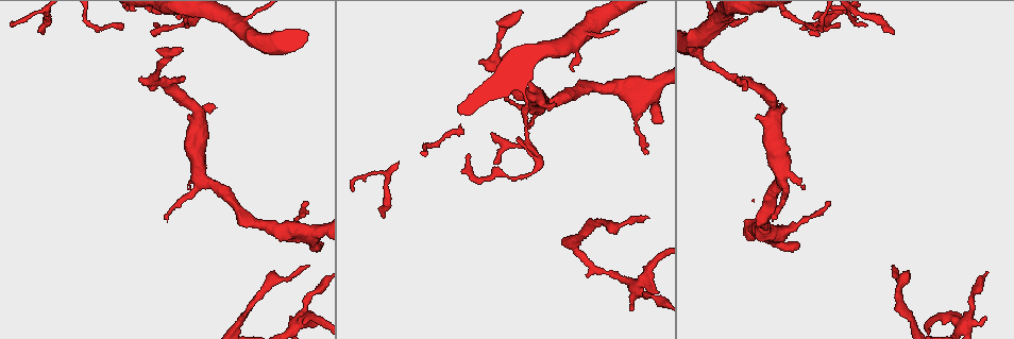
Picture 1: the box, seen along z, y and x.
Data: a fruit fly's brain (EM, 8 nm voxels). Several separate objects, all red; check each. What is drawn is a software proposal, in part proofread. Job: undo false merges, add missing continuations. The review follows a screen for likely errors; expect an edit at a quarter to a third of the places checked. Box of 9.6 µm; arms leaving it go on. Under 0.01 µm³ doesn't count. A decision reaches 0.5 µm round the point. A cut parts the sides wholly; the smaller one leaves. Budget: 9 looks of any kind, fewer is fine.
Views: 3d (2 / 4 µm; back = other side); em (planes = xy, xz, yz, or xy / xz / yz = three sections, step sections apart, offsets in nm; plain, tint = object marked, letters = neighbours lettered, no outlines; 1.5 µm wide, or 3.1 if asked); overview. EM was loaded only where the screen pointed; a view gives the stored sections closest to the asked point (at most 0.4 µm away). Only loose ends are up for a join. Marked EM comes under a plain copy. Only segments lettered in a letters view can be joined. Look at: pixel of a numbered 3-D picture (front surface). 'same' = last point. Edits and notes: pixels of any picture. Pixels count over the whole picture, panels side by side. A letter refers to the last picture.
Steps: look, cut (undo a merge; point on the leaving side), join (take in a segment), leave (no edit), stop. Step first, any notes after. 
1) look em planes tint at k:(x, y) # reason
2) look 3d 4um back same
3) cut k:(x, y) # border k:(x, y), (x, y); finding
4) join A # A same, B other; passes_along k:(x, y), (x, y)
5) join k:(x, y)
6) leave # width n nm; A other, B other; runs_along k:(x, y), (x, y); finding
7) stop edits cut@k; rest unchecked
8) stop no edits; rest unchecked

look em xz step 8 letters at 1:(572, 69) # free end

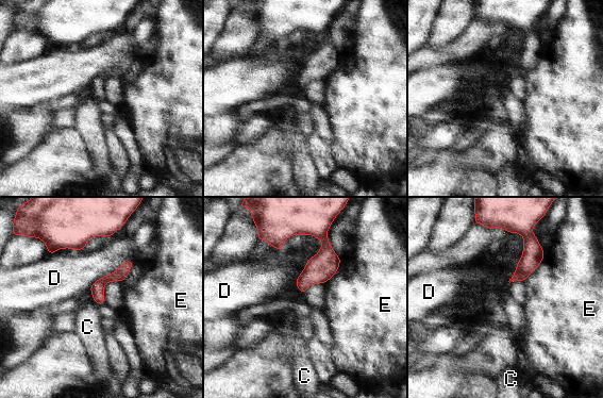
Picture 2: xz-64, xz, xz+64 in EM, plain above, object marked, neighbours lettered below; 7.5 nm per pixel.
look em planes letters same

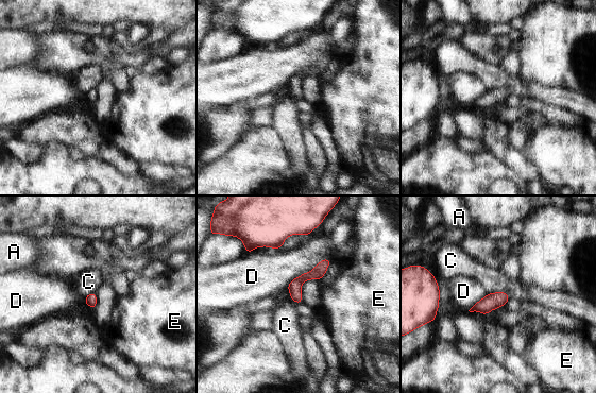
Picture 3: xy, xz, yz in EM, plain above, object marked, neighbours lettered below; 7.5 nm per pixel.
leave # A other, C other, D other, E other; runs_along 3:(327, 261), (296, 284), (298, 300); no lettered segment goes on from it

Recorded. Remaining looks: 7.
look em xz step 8 letters at 1:(893, 265) # long arm stops here

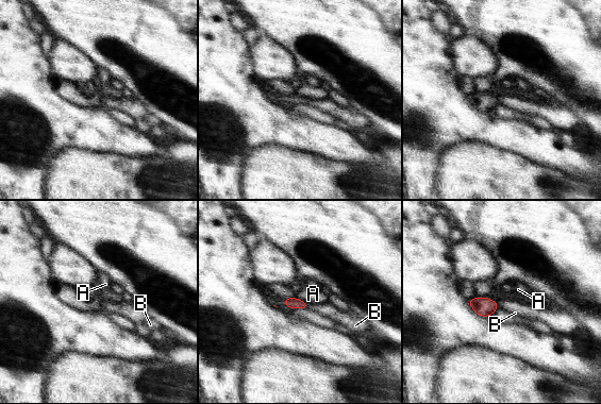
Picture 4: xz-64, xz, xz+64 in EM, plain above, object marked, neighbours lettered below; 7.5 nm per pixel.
look em planes letters same # another direction

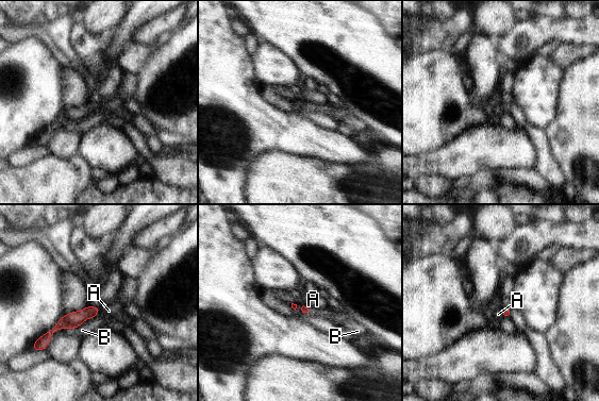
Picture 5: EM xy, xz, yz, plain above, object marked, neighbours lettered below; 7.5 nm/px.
leave # longest_contact A 90 nm; A other, B other; runs_along 5:(96, 310), (60, 323), (42, 339); no lettered segment goes on from it

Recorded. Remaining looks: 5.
look em planes letters at 1:(165, 216) # thin end

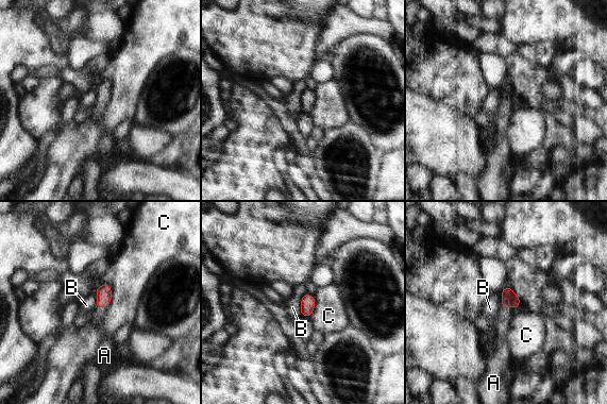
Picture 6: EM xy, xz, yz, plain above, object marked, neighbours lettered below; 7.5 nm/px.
join 6:(505, 314) # longest_contact C 200 nm; A same, B other, C other; passes_along 6:(509, 299), (508, 306), (505, 314); it goes on there

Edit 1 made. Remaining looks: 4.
look overview

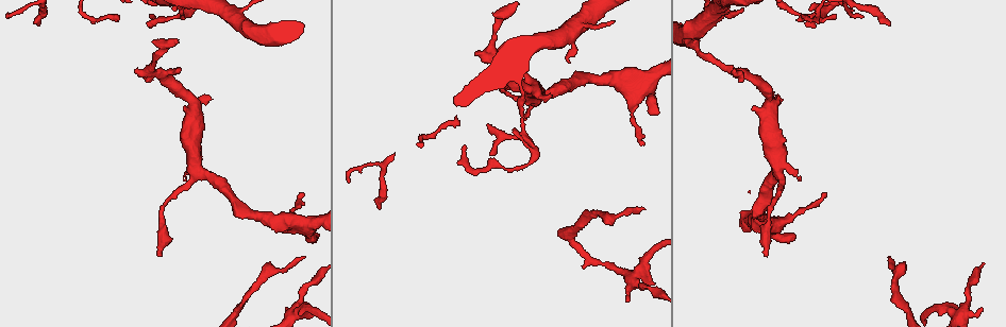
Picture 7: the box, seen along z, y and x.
look 3d 2um at 7:(310, 286) # sudden change in width

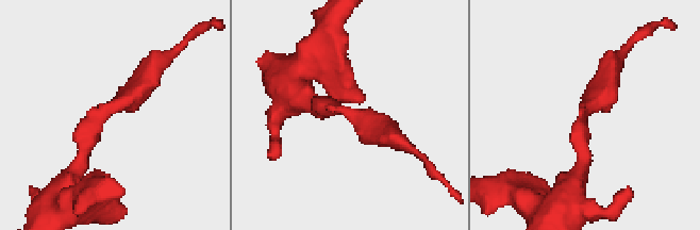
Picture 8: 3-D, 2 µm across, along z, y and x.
look em planes letters at 8:(591, 110)

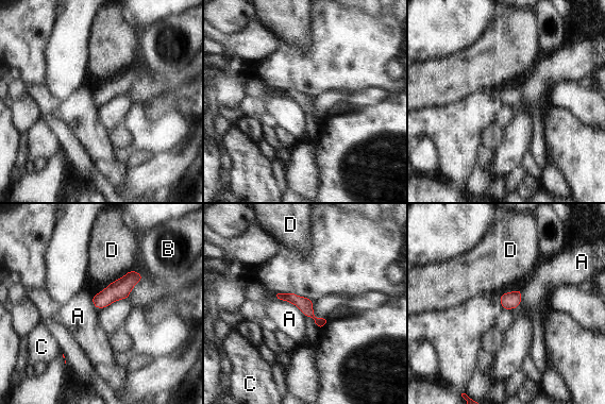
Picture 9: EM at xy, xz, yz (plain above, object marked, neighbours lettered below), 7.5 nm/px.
leave # A other, B other, C other, D other; runs_along 9:(278, 295), (293, 298), (322, 322); all the same neuron

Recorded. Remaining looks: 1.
stop edits join@6; rest unchecked

